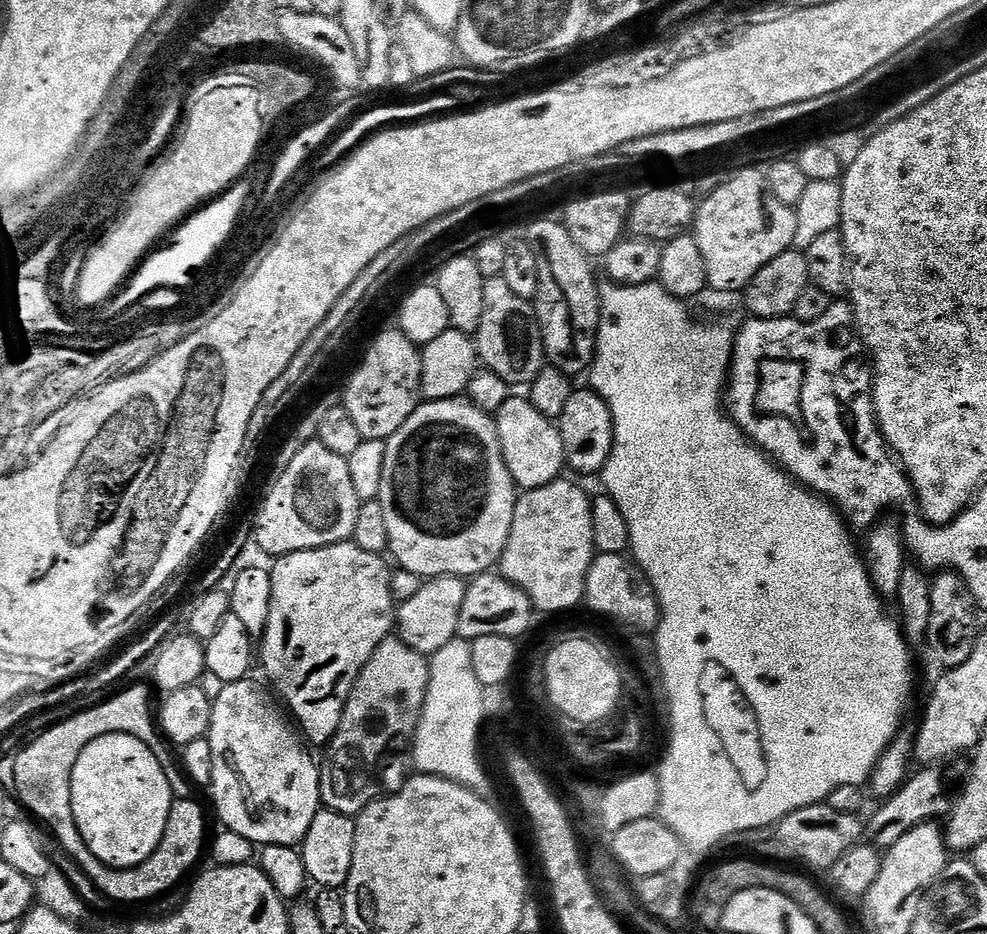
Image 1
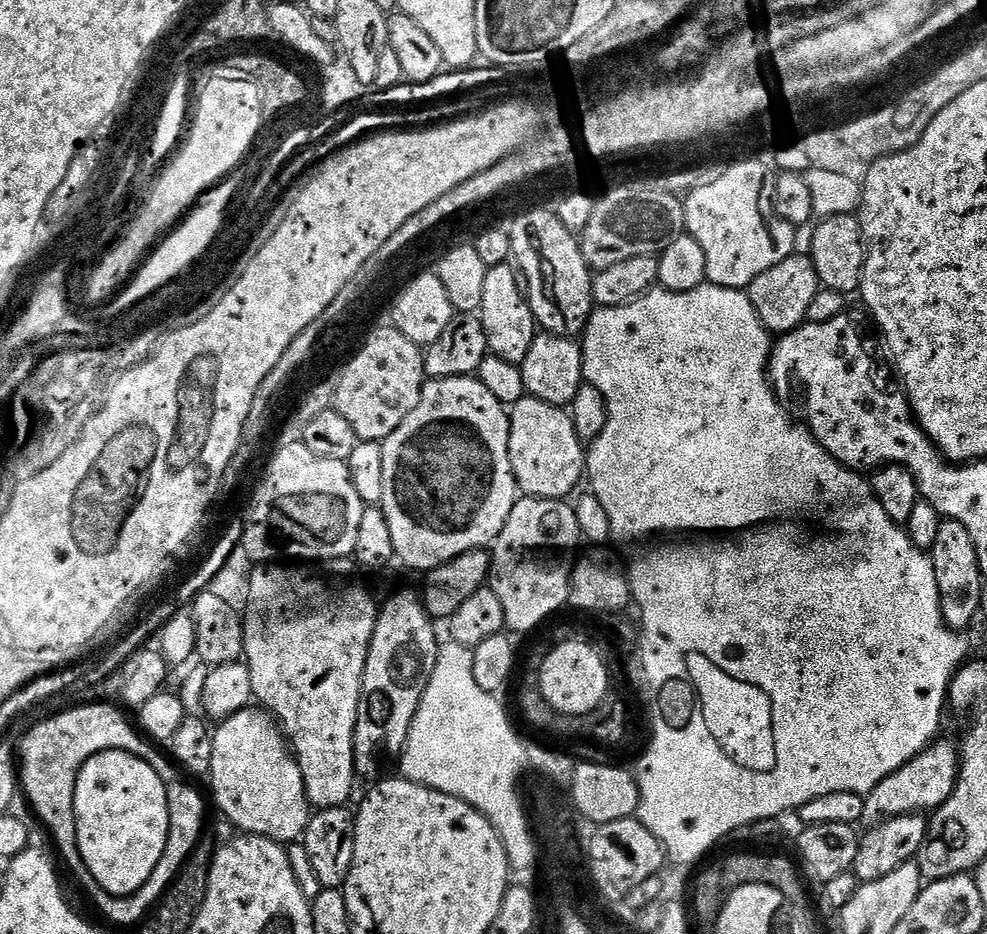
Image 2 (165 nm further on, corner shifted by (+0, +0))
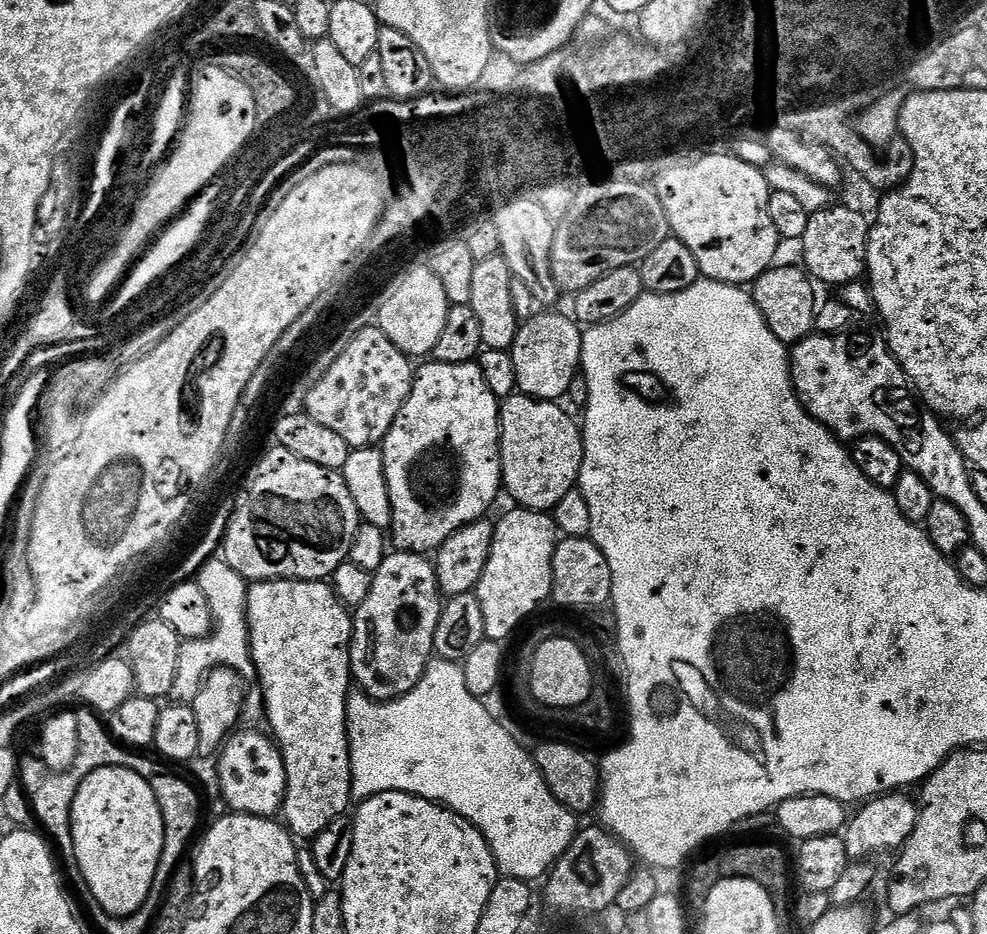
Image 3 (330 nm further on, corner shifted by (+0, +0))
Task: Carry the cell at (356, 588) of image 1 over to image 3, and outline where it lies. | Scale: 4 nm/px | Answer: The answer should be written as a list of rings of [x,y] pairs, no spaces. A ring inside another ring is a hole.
[[[322,580],[255,581],[248,588],[246,611],[248,614],[248,647],[252,654],[254,676],[260,679],[260,688],[264,691],[264,708],[268,711],[268,724],[272,727],[273,732],[271,732],[271,735],[274,737],[280,753],[284,755],[284,765],[286,766],[288,789],[285,792],[282,816],[285,816],[283,819],[287,822],[289,831],[295,837],[299,838],[300,836],[306,838],[306,840],[312,840],[330,822],[345,815],[349,811],[348,806],[350,802],[352,803],[352,754],[350,751],[350,729],[348,727],[350,691],[348,692],[348,687],[353,687],[354,684],[352,674],[352,629],[354,627],[354,616],[346,605],[336,597],[336,591],[332,589],[331,583]]]

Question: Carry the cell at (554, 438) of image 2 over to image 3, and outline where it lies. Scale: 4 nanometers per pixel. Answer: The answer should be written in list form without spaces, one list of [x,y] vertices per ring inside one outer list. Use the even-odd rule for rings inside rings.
[[[513,394],[505,399],[502,404],[500,413],[500,467],[502,469],[502,484],[510,495],[516,499],[515,503],[522,508],[531,508],[534,512],[548,512],[555,509],[558,502],[562,502],[562,498],[566,498],[566,494],[573,491],[577,487],[580,478],[580,467],[584,461],[584,442],[581,436],[581,425],[575,420],[572,421],[566,413],[560,409],[559,403],[550,400],[535,400],[533,396],[527,394]]]

